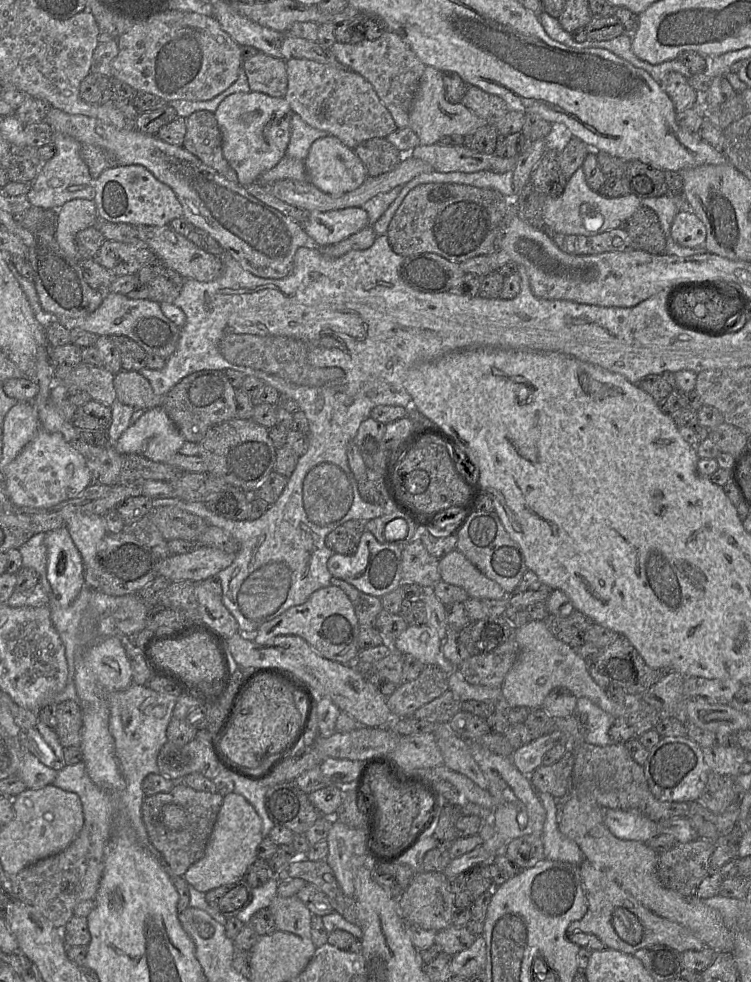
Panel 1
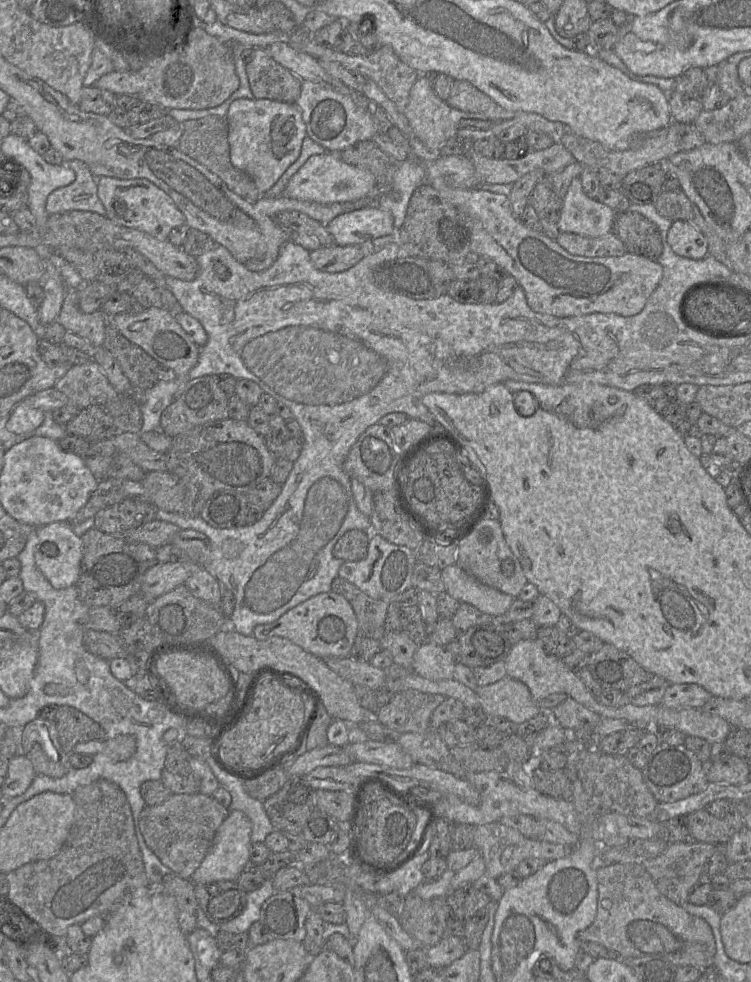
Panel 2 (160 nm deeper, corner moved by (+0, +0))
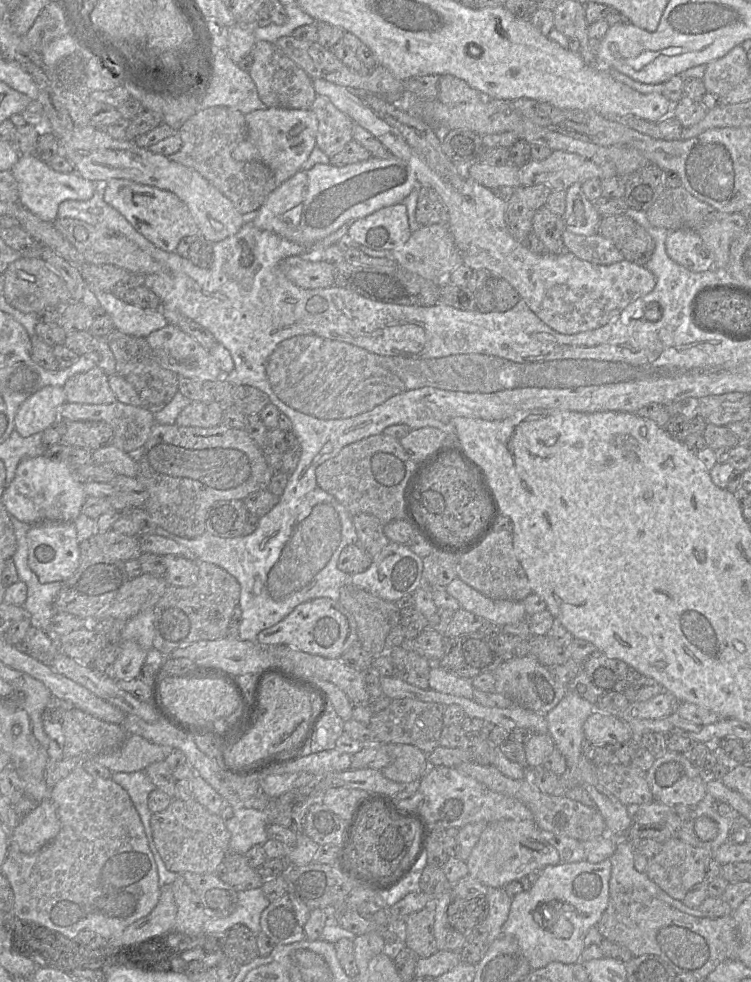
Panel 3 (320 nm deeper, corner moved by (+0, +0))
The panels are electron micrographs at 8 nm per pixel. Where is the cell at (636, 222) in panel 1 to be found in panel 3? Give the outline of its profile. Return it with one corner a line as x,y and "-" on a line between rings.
625,214
602,217
597,234
611,240
626,260
640,266
647,264
656,248
646,229

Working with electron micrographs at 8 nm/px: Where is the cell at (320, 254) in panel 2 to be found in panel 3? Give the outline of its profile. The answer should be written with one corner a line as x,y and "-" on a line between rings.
290,256
279,263
279,269
301,288
327,288
334,285
334,264
326,261
310,261
304,256

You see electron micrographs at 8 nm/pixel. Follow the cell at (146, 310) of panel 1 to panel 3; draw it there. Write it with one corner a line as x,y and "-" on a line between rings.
172,324
152,332
145,339
161,367
179,377
199,383
223,378
223,371
210,352

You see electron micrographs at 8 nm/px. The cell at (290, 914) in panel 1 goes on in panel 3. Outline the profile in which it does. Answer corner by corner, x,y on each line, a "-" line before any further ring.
286,892
270,902
261,913
261,932
275,944
301,941
305,939
303,927
310,910
302,901

